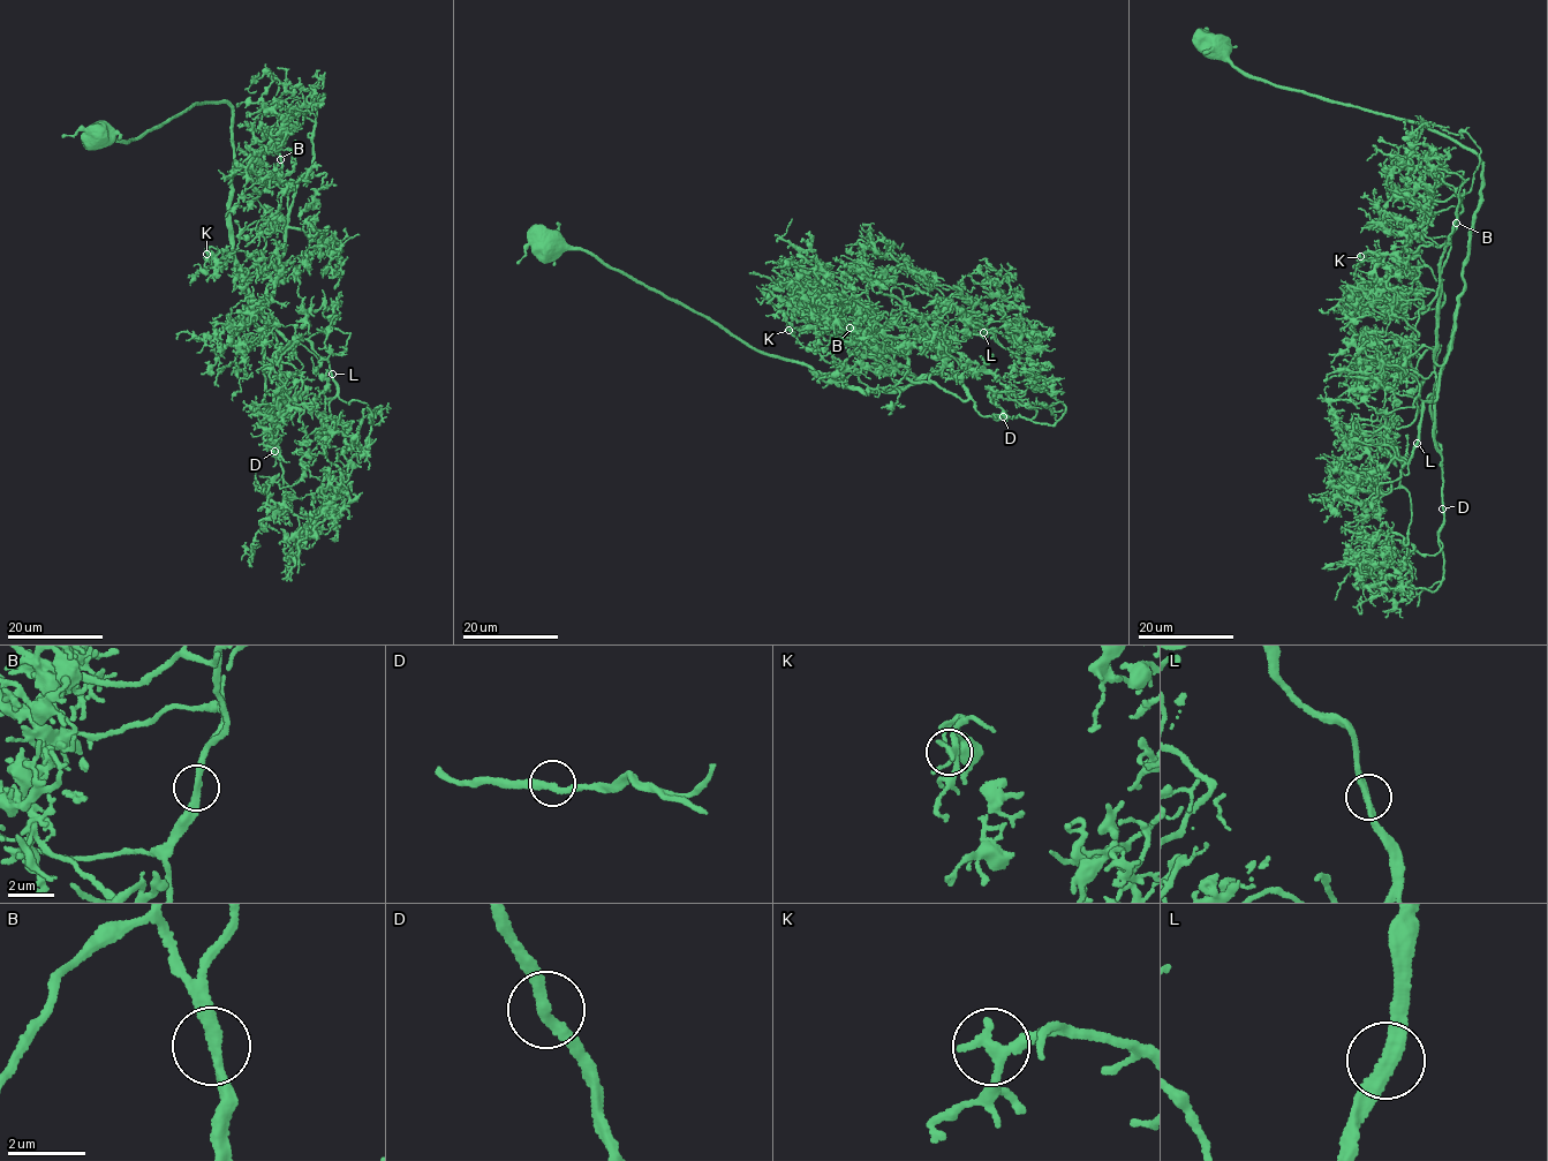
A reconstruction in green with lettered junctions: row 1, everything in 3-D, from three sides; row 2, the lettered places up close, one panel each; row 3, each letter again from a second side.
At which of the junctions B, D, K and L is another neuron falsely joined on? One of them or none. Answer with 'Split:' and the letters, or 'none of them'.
Split: none of them

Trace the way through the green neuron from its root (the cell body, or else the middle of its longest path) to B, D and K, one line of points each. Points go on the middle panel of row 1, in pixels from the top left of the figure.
B: (545, 242), (590, 253), (757, 349), (867, 394), (904, 389), (914, 379), (906, 359), (875, 328), (851, 329)
D: (545, 242), (590, 253), (757, 349), (867, 394), (893, 393), (944, 374), (967, 387), (980, 414), (1003, 416)
K: (545, 242), (590, 253), (757, 349), (867, 394), (914, 379), (878, 332), (876, 367), (853, 371), (788, 330)

